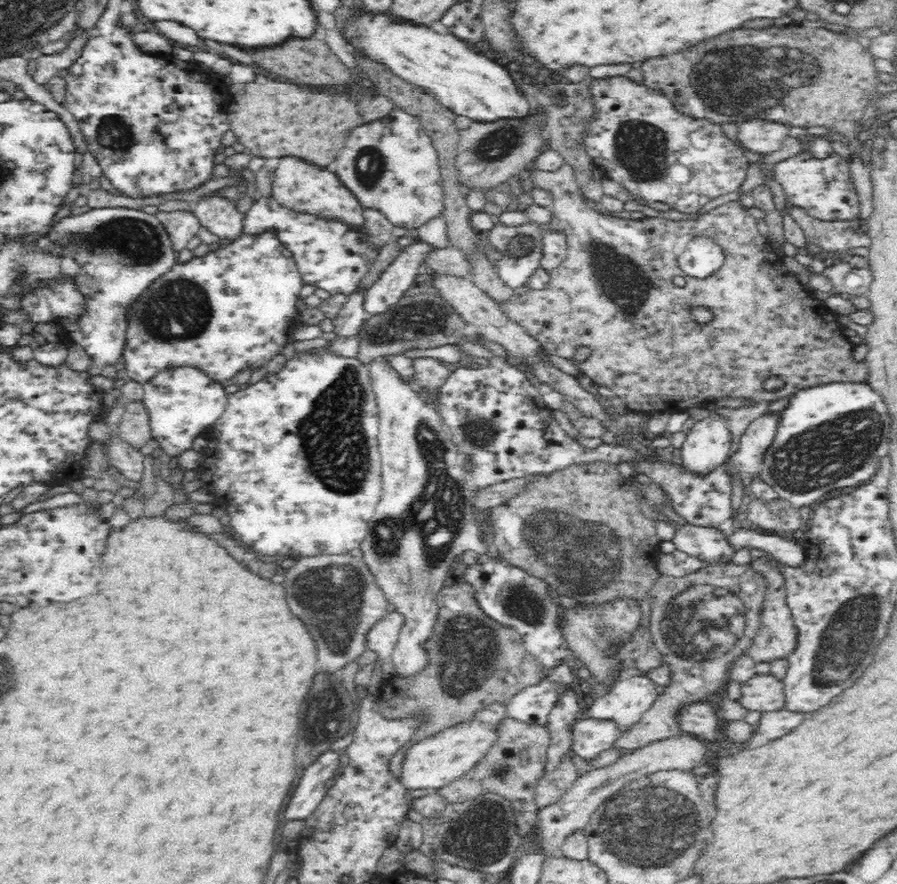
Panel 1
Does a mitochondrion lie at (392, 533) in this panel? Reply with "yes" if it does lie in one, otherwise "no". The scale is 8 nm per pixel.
yes

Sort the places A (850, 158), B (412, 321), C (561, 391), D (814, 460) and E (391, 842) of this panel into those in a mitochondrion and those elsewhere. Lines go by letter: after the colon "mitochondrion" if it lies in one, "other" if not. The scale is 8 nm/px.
A: other
B: mitochondrion
C: other
D: mitochondrion
E: other

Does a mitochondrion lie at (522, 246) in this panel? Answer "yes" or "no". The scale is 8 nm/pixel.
yes

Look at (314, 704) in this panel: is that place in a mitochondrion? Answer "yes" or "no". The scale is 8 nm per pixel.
yes

